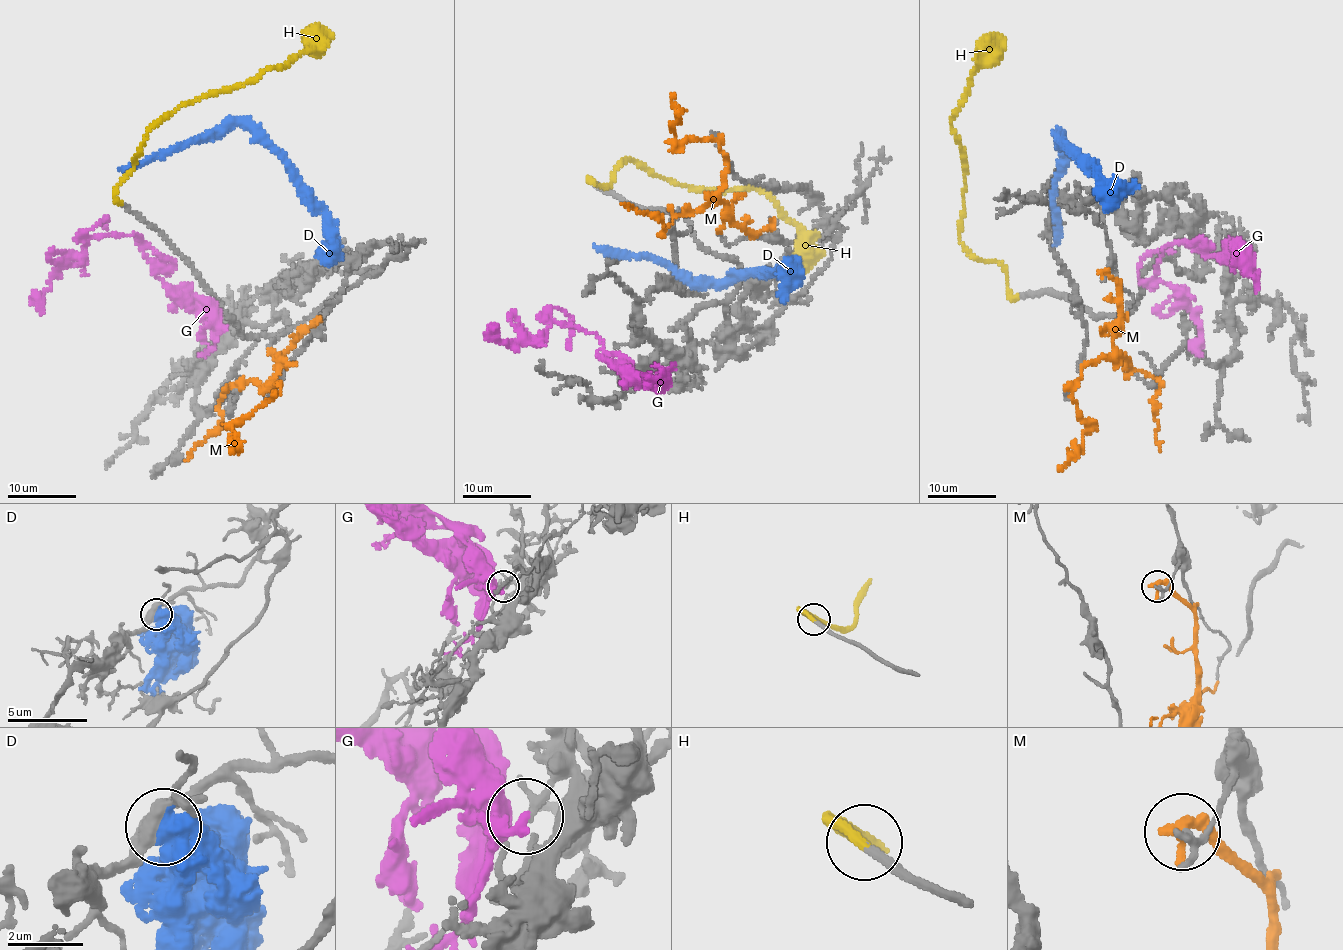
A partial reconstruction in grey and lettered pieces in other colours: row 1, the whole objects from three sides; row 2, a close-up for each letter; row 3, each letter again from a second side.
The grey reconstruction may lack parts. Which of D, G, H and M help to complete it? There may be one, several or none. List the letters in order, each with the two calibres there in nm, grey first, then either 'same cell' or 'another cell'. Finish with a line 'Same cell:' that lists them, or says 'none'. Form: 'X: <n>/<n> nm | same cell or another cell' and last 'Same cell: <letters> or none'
D: 320/650 nm | another cell
G: 200/320 nm | another cell
H: 240/300 nm | same cell
M: 180/400 nm | another cell
Same cell: H

